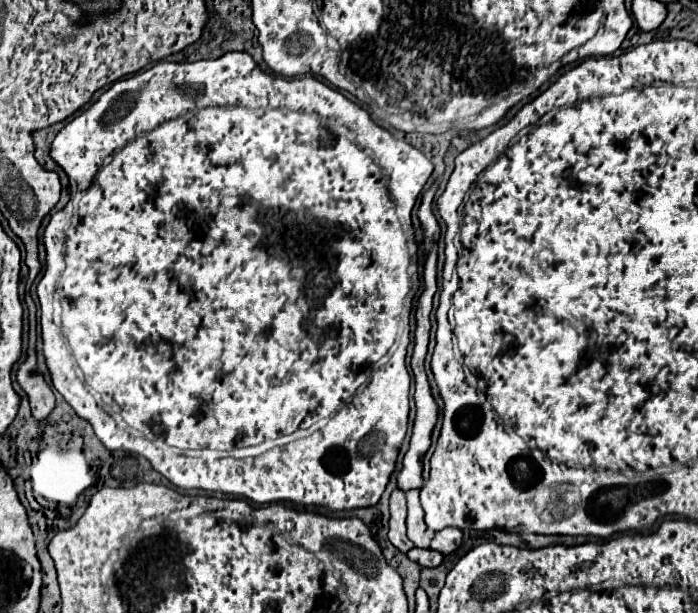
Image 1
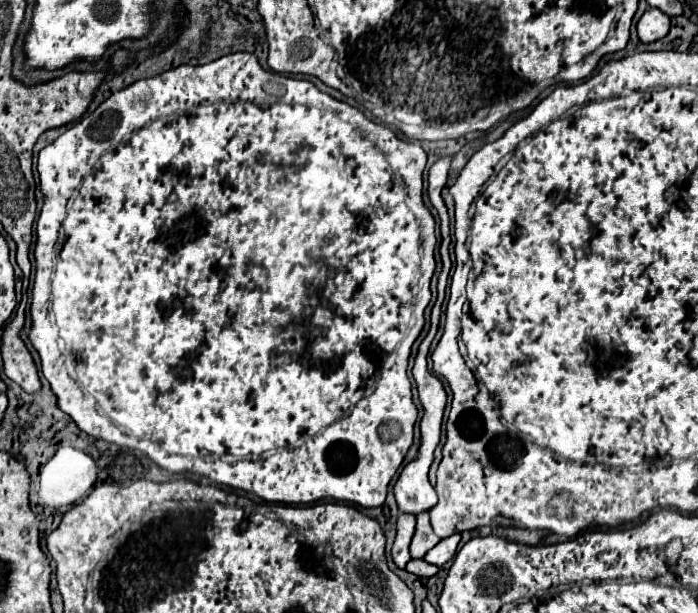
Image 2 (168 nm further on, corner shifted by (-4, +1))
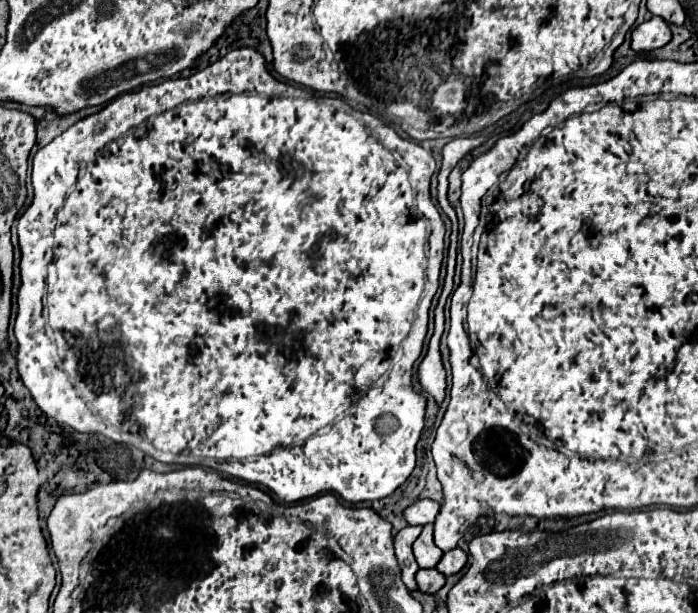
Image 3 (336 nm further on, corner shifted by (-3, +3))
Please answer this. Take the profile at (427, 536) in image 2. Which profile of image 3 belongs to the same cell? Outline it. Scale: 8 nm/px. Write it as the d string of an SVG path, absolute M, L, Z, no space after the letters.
M428 523L428 525L424 525L420 537L414 543L414 557L418 561L418 567L420 569L432 569L432 567L436 567L436 563L440 561L440 555L444 555L444 553L434 545L432 525Z

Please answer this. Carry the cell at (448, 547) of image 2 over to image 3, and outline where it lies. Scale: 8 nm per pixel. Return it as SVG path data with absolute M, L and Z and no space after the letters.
M454 549L454 551L444 553L444 557L440 559L440 563L438 563L436 569L442 575L454 575L454 573L462 571L464 565L466 565L466 553L462 549Z

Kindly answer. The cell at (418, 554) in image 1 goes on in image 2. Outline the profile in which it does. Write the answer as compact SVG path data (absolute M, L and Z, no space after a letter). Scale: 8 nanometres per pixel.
M411 559L405 569L419 575L419 577L433 577L439 571L437 565L429 565L425 559Z

